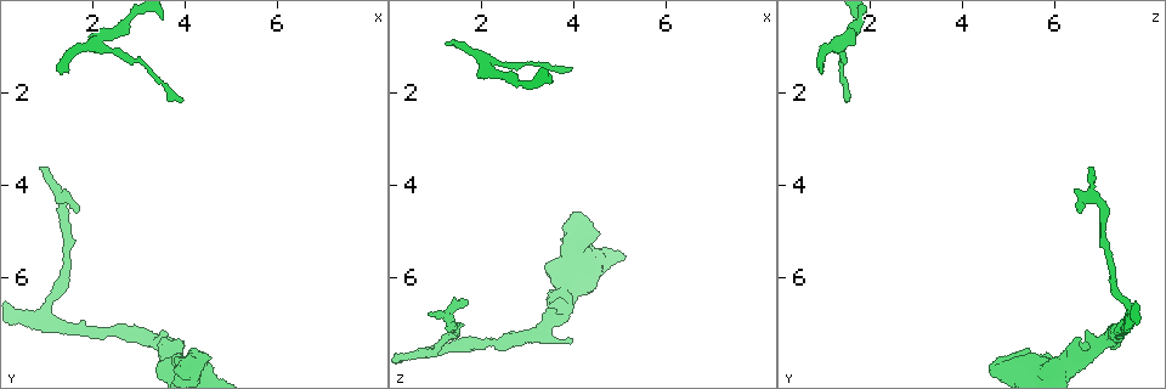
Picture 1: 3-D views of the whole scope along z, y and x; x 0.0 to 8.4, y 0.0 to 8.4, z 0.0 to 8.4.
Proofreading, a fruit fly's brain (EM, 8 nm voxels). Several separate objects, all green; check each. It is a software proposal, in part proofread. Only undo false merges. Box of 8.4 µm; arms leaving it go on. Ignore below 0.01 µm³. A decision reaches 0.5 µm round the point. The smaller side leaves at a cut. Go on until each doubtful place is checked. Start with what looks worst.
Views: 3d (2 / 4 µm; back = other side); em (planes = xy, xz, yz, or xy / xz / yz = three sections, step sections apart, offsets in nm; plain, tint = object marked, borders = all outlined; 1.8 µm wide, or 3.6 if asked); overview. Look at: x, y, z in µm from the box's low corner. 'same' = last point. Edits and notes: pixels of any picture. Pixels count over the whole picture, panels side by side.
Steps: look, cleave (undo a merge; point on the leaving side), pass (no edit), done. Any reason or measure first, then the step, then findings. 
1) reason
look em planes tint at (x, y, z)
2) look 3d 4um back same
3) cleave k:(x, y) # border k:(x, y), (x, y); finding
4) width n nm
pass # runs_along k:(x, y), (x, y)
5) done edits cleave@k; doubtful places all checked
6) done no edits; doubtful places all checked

arms part here
look 3d 4um at (1.15, 6.90, 7.55)

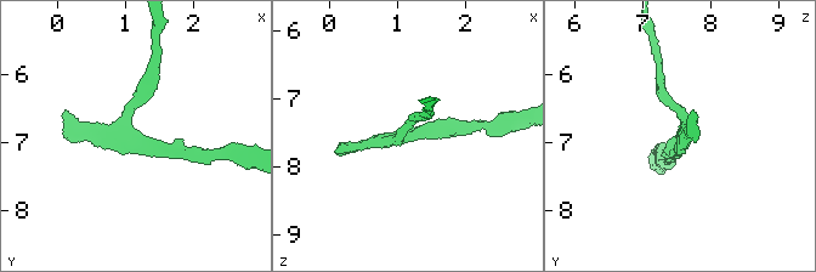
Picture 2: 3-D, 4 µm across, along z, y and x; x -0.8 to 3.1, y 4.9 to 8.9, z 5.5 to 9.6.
arms 3; arm_widths 180, 180, 220 nm
look em planes tint at (1.15, 6.90, 7.55)

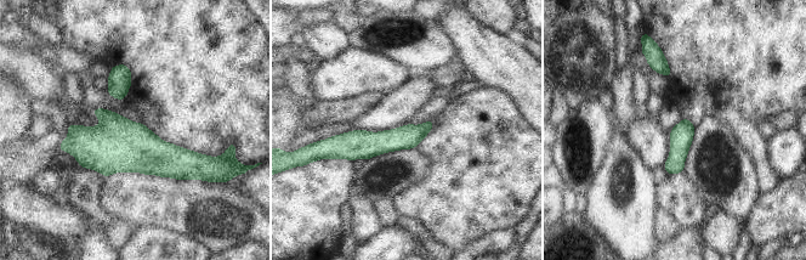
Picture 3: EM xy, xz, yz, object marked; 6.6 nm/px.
width 160 nm
pass # runs_along 3:(63, 147), (203, 159); one cell here

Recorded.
three-way junction
look 3d 4um at (2.10, 0.95, 1.30)

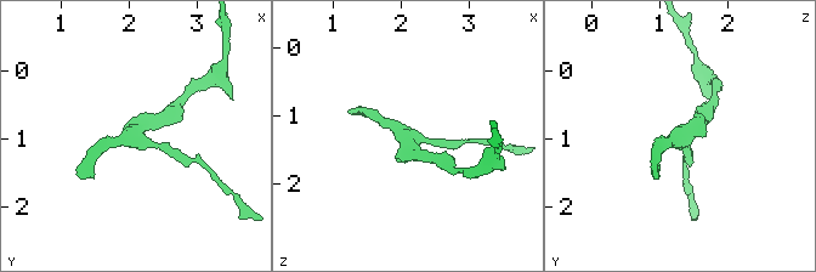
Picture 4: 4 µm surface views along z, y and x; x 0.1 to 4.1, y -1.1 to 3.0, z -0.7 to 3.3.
arms 3
look em xy step 4 tint at (2.05, 1.00, 1.35)

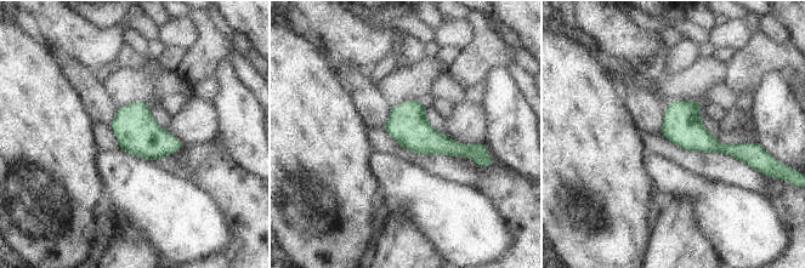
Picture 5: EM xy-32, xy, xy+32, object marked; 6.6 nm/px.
pass # one cell here

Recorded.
look em xz step 4 tint at (1.30, 4.20, 6.85)

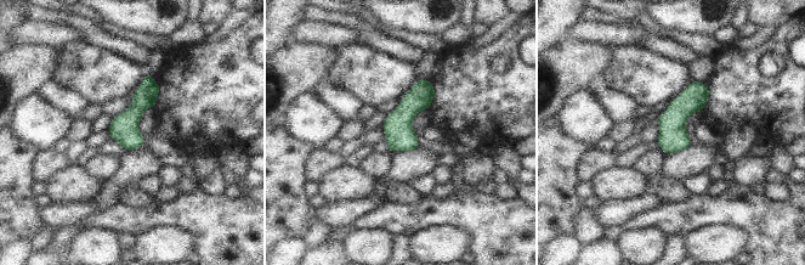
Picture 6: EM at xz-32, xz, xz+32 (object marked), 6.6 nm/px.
cut it another way
look em planes borders same

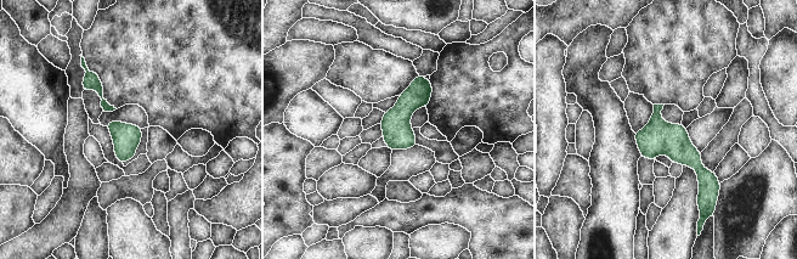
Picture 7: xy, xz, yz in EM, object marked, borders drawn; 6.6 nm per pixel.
pass # runs_along 7:(656, 107), (708, 195); all the same cell

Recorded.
done no edits; doubtful places all checked

